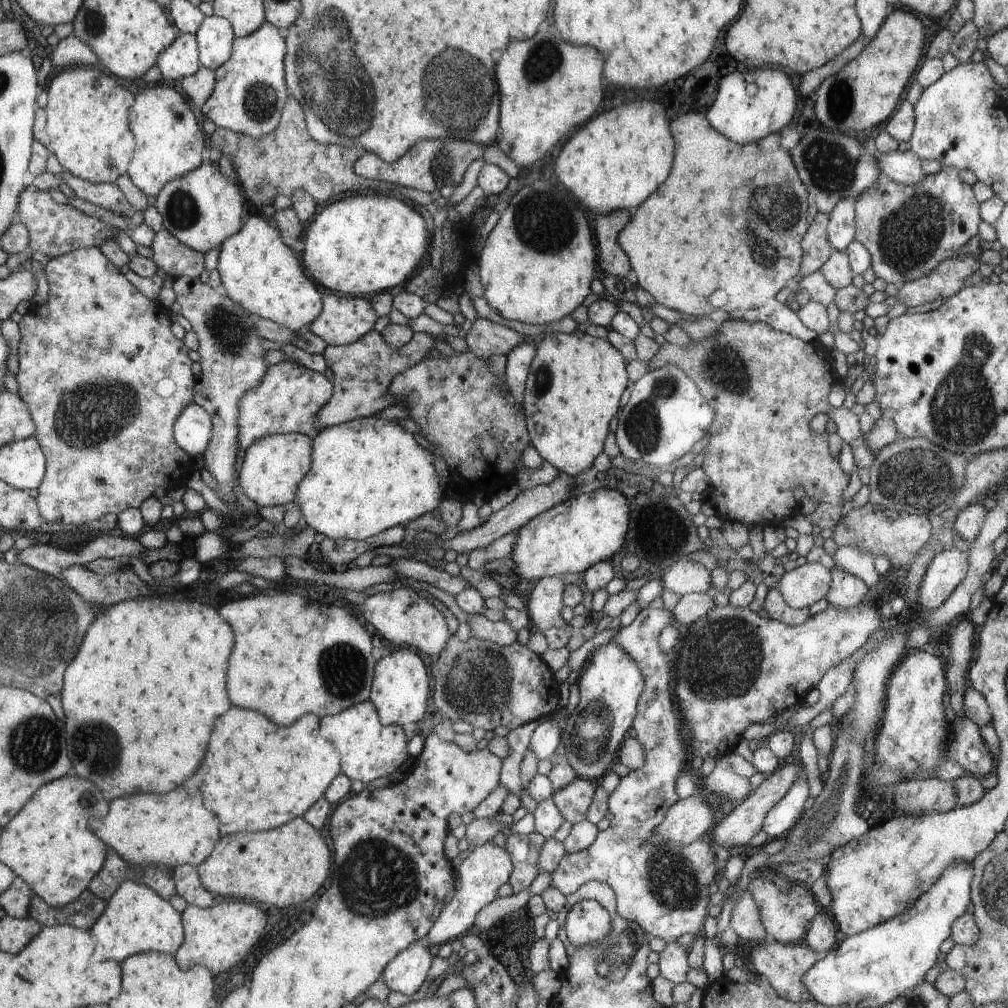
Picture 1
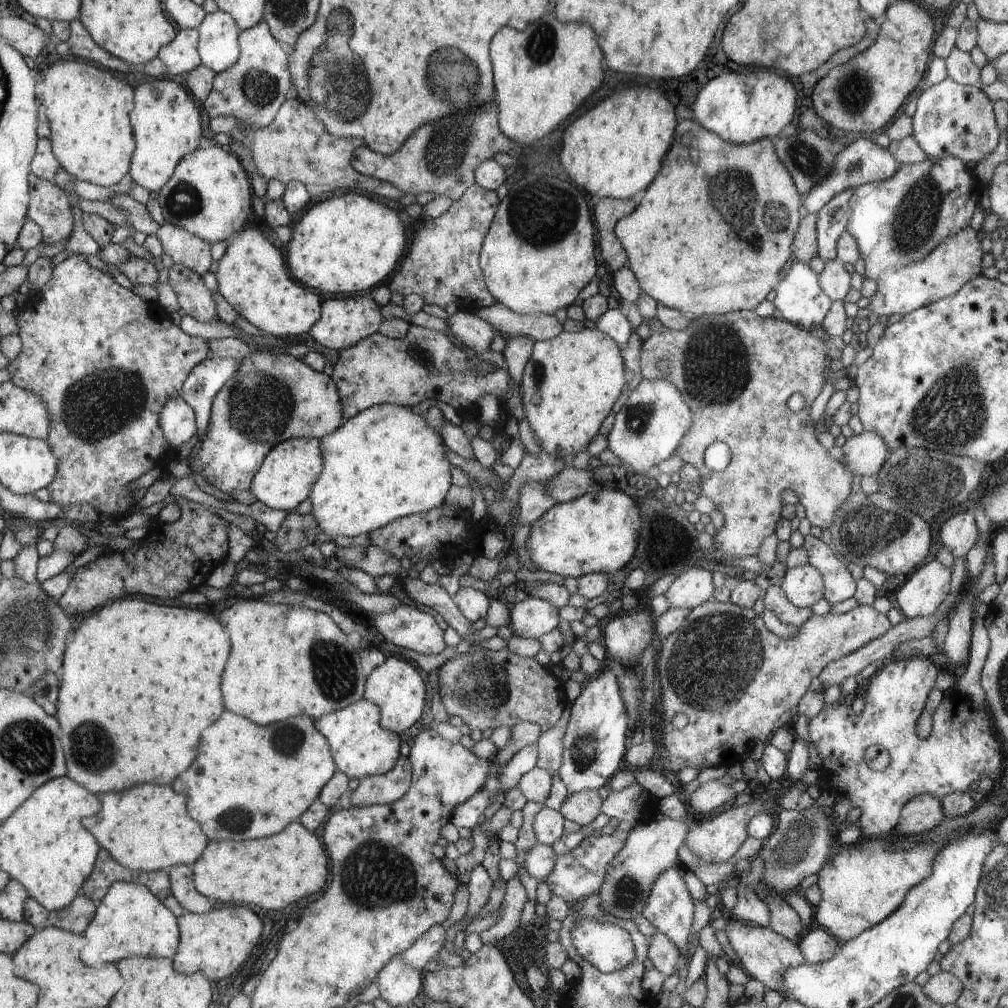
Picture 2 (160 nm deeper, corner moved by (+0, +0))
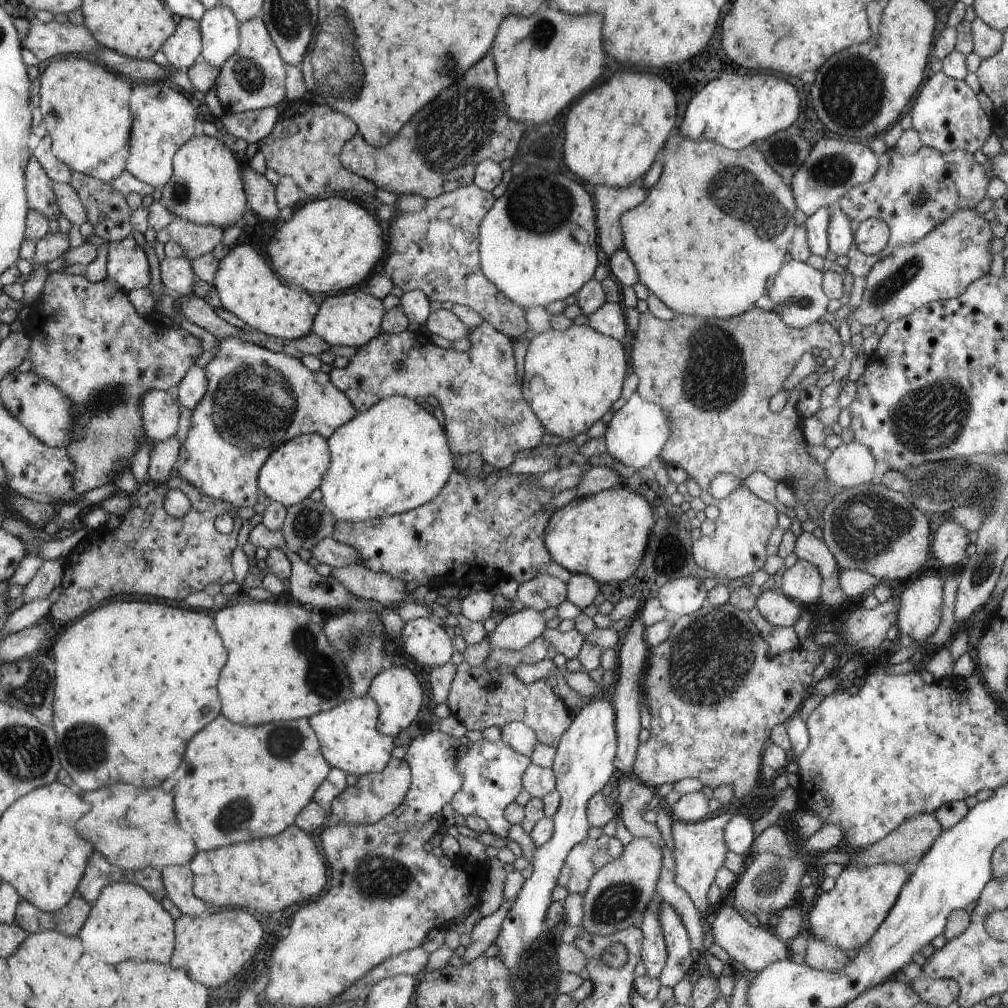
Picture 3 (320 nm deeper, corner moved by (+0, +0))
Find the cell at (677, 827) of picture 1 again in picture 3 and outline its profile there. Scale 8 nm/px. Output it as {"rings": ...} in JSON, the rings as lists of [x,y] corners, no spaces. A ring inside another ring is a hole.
{"rings":[[[635,837],[628,845],[623,846],[620,858],[604,865],[594,877],[583,895],[583,917],[578,929],[605,937],[623,931],[629,926],[639,926],[643,914],[656,900],[659,878],[663,868],[662,847],[650,839]]]}

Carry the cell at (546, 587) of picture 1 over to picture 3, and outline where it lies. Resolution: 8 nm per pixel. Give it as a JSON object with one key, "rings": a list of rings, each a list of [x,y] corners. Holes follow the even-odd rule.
{"rings":[[[528,609],[514,612],[509,616],[503,618],[503,620],[496,625],[493,632],[487,633],[489,640],[490,652],[494,649],[508,649],[511,651],[522,650],[527,644],[530,644],[537,636],[543,634],[546,630],[546,620],[542,617],[542,614],[537,610]]]}

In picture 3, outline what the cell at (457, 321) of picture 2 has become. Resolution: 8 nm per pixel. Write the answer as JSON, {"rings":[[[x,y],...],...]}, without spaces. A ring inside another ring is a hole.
{"rings":[[[442,308],[430,313],[422,330],[428,335],[442,336],[450,342],[472,335],[472,330],[466,328],[453,311]]]}

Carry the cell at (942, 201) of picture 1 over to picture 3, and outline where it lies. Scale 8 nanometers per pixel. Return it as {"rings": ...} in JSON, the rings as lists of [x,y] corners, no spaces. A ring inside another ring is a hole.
{"rings":[[[923,144],[920,150],[903,155],[894,148],[887,148],[879,155],[876,174],[868,182],[848,189],[837,205],[848,215],[853,231],[863,220],[883,220],[889,226],[889,241],[886,248],[875,255],[860,253],[856,243],[852,243],[846,254],[849,260],[846,269],[854,276],[865,277],[871,266],[880,259],[898,247],[914,244],[924,238],[957,210],[976,208],[986,197],[986,186],[990,179],[984,167],[974,159],[974,154],[964,149],[941,153]]]}

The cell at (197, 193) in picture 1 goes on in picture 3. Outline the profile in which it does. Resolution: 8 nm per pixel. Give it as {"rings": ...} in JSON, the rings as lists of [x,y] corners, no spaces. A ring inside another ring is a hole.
{"rings":[[[205,134],[192,137],[178,150],[174,158],[174,174],[161,191],[160,202],[178,217],[223,229],[230,225],[241,225],[242,215],[247,208],[244,182],[240,180],[240,168],[234,154],[216,137]]]}

